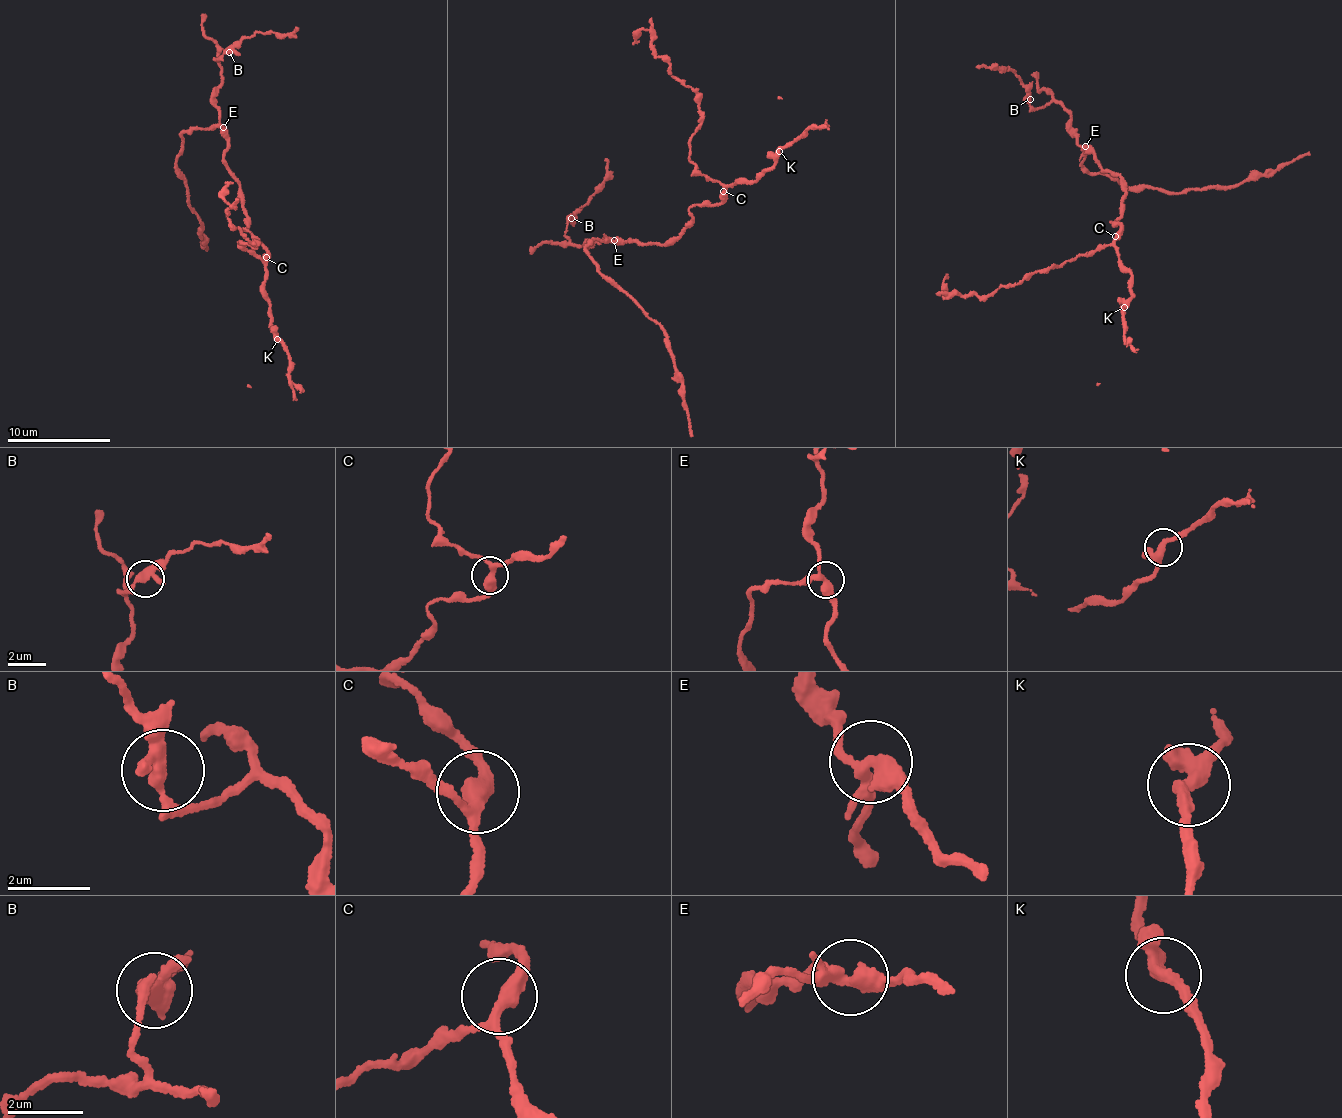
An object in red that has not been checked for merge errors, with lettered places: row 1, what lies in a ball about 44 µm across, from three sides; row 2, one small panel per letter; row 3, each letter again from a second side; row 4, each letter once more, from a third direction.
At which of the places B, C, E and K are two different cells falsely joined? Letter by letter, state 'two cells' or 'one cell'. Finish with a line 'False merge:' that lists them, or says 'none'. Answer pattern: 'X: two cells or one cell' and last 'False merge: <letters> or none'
B: one cell
C: one cell
E: one cell
K: one cell
False merge: none

